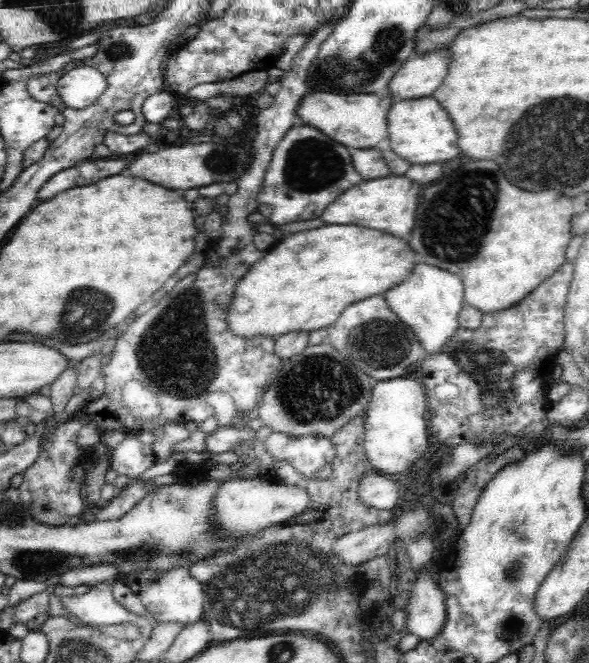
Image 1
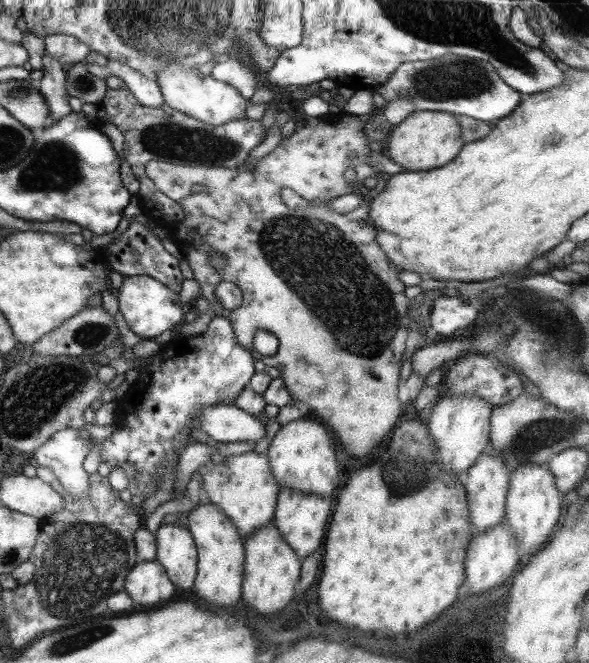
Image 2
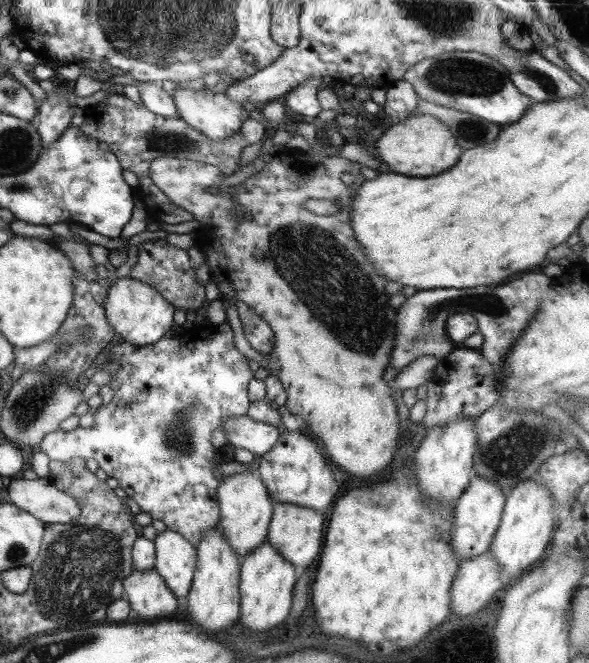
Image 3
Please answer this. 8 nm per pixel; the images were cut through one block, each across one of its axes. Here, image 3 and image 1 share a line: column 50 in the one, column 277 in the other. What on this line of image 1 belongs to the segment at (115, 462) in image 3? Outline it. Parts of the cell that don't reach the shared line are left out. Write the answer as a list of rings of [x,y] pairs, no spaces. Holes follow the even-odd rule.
[[[274,431],[264,444],[266,452],[277,461],[290,463],[306,480],[316,479],[316,472],[326,464],[334,466],[336,449],[328,438],[312,435],[290,438]]]

